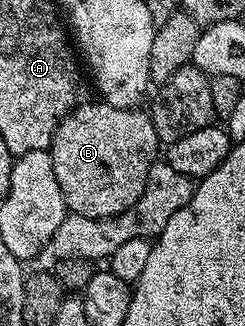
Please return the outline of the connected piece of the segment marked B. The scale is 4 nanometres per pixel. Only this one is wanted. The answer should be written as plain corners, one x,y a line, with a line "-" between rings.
103,102
77,103
72,113
57,127
52,139
51,154
54,176
62,186
69,213
105,220
122,214
142,198
150,166
162,148
154,122
139,107
119,108

